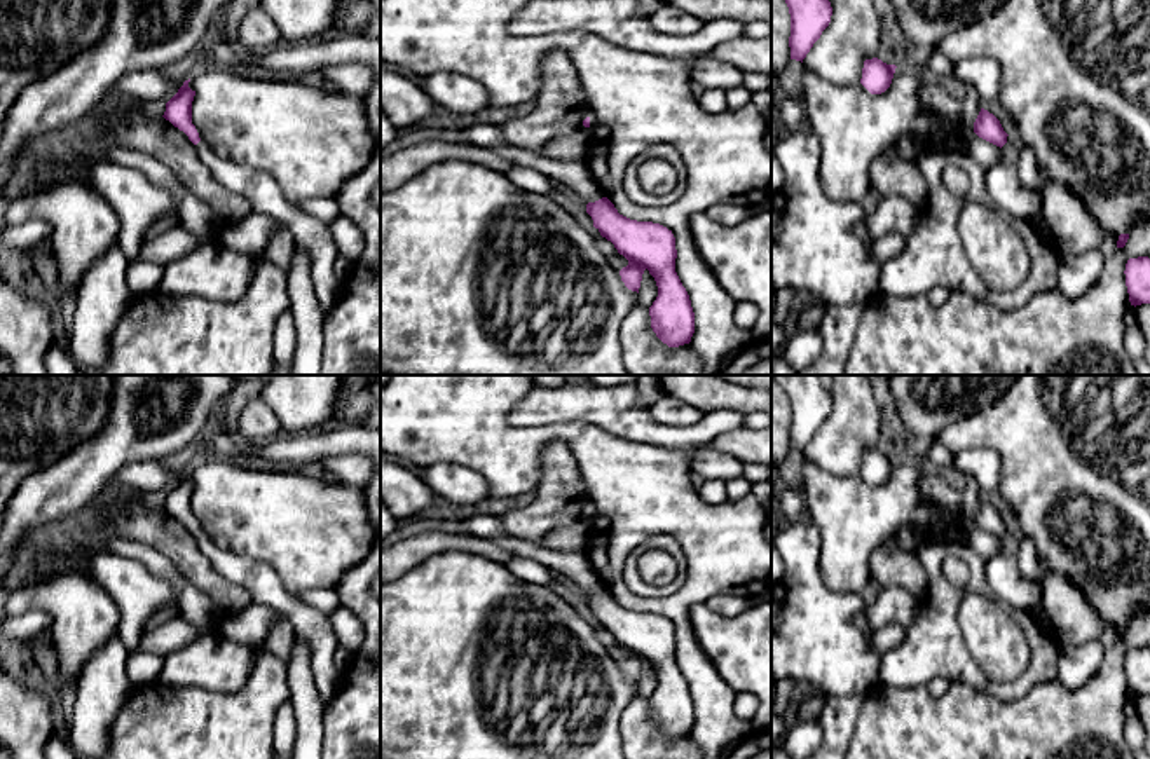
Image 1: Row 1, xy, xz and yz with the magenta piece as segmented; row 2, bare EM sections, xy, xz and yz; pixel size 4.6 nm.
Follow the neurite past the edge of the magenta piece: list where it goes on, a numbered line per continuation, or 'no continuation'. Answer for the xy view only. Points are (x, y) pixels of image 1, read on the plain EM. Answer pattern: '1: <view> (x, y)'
1: xy (259, 580)

